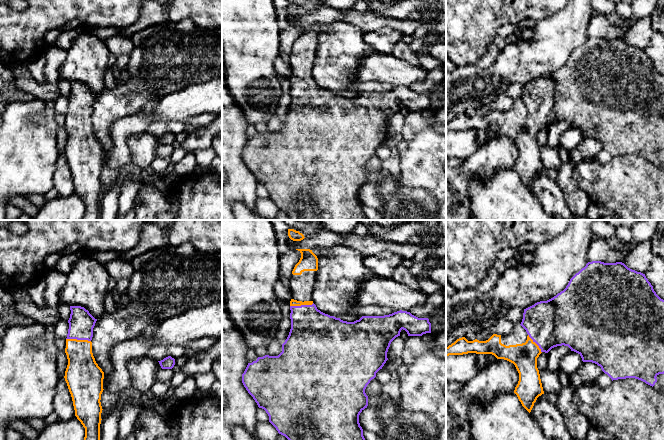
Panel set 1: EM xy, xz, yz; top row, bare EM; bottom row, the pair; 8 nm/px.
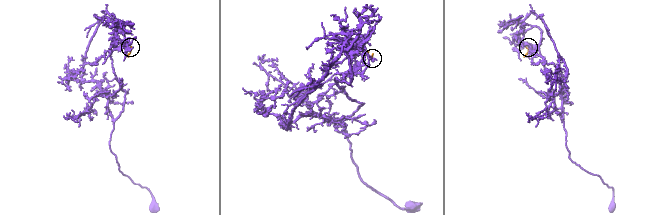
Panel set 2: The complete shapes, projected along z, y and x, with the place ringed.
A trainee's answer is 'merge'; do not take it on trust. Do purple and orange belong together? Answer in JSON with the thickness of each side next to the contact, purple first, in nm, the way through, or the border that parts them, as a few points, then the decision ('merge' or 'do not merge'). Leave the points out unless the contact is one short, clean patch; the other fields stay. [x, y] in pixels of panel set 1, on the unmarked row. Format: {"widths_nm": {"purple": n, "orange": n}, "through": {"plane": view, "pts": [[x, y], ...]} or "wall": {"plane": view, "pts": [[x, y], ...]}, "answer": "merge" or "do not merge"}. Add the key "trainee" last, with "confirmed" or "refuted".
{"widths_nm": {"purple": 200, "orange": 260}, "through": {"plane": "xy", "pts": [[81, 99], [78, 115], [82, 145]]}, "answer": "merge", "trainee": "confirmed"}

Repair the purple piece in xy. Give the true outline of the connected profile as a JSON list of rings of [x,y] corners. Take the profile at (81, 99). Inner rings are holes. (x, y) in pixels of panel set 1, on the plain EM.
[[[70,82],[70,86],[71,90],[68,96],[69,105],[65,124],[68,141],[64,154],[72,173],[75,192],[85,204],[83,220],[100,220],[100,200],[103,186],[100,176],[104,166],[104,148],[95,137],[91,118],[93,104],[97,95],[95,95],[84,83]]]

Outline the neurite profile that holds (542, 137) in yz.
[[[542,128],[539,133],[537,134],[537,144],[538,146],[547,146],[549,134],[547,129]]]

